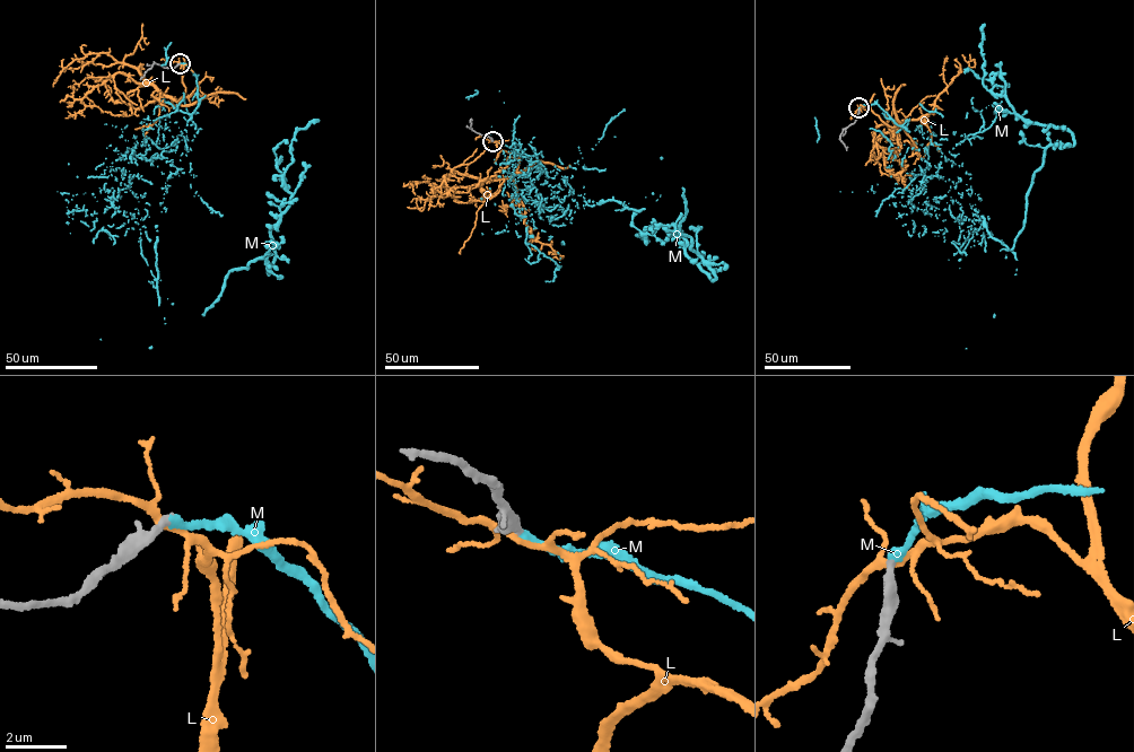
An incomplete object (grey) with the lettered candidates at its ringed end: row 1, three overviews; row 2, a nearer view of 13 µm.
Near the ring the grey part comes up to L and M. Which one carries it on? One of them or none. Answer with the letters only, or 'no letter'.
M

